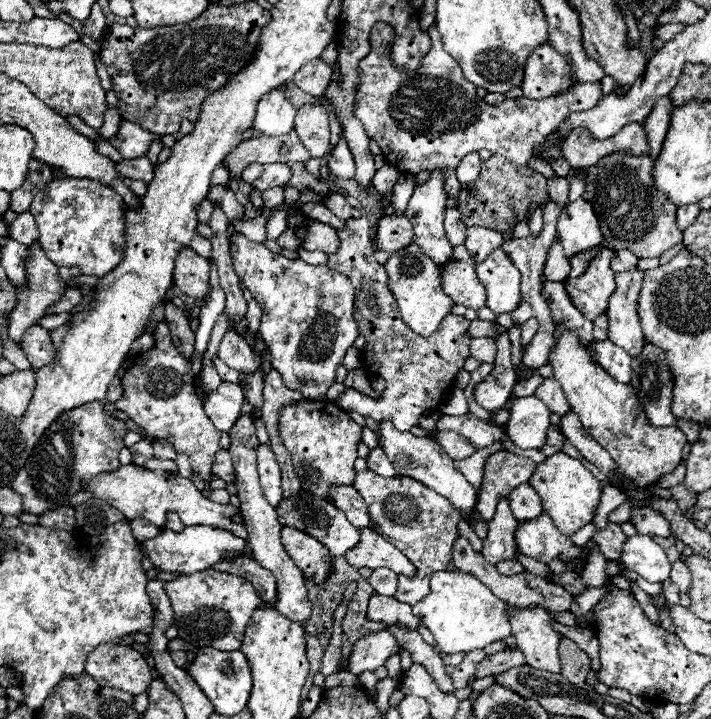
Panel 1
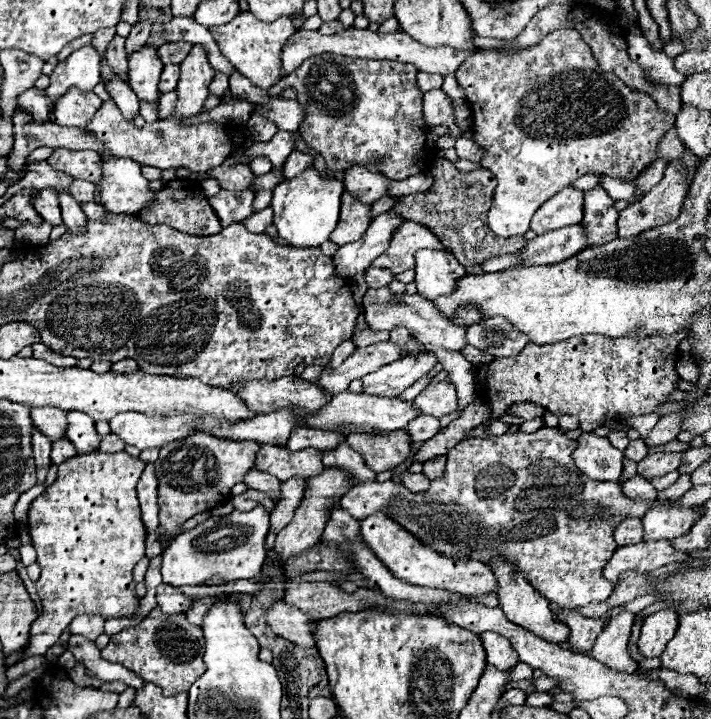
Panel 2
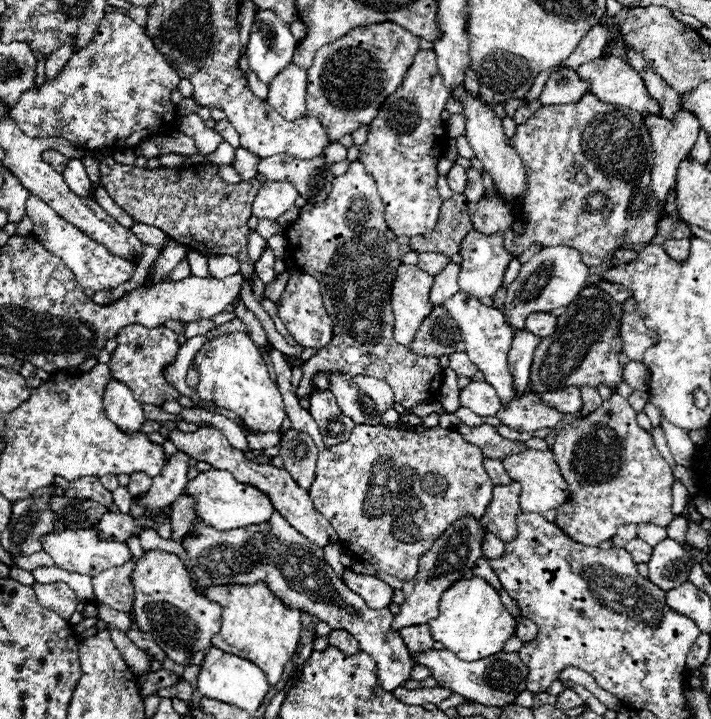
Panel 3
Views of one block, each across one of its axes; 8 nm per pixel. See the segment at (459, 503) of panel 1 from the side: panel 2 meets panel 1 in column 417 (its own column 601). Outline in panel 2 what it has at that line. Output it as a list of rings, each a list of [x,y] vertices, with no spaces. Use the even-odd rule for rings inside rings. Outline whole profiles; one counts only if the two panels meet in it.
[[[582,432],[572,452],[572,460],[578,470],[594,480],[618,482],[622,476],[622,458],[624,454],[618,452],[608,438],[596,436],[592,432]]]

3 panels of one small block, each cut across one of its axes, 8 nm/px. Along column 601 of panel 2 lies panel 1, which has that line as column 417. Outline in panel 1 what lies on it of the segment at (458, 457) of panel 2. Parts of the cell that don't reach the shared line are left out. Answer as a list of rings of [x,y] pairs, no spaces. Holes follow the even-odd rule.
[[[358,470],[354,488],[368,504],[374,532],[382,534],[414,564],[414,578],[398,574],[398,590],[394,596],[396,600],[414,606],[430,594],[430,576],[450,566],[452,546],[458,540],[458,522],[462,522],[462,514],[444,496],[406,476],[382,478],[370,470]]]

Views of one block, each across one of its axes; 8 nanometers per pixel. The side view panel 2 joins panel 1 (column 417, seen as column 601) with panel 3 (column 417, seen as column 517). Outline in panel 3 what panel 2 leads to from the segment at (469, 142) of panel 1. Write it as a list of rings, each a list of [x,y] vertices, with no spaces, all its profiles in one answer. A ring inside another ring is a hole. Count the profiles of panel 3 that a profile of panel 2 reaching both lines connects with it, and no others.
[[[418,50],[414,56],[412,66],[404,74],[402,86],[394,92],[394,100],[388,100],[388,106],[378,112],[378,116],[368,124],[368,140],[358,146],[360,156],[358,162],[364,164],[366,172],[376,180],[378,192],[384,202],[384,218],[388,228],[396,236],[422,236],[434,230],[442,206],[442,198],[438,196],[436,188],[436,162],[444,154],[442,144],[446,136],[446,126],[444,120],[440,118],[440,112],[444,110],[446,100],[450,98],[448,88],[444,86],[444,80],[440,76],[438,64],[436,64],[436,54],[432,50]]]

